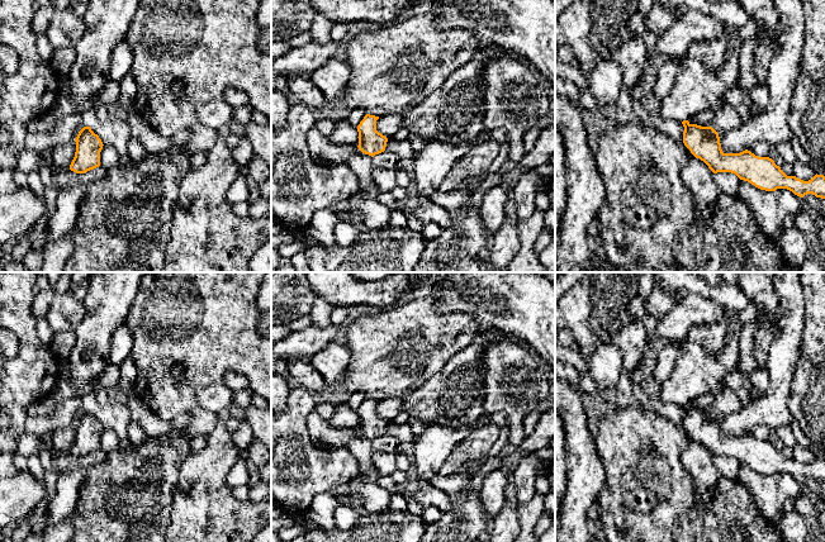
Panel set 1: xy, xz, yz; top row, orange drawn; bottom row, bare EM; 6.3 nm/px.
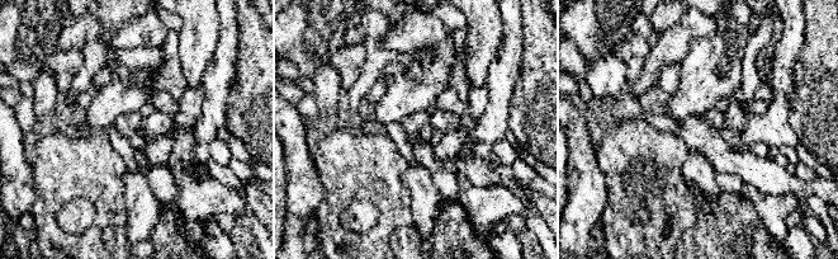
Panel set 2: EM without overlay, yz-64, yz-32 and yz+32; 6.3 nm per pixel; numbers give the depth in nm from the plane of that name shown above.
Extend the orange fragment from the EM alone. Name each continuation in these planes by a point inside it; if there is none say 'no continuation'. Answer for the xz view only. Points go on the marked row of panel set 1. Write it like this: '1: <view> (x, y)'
no continuation

